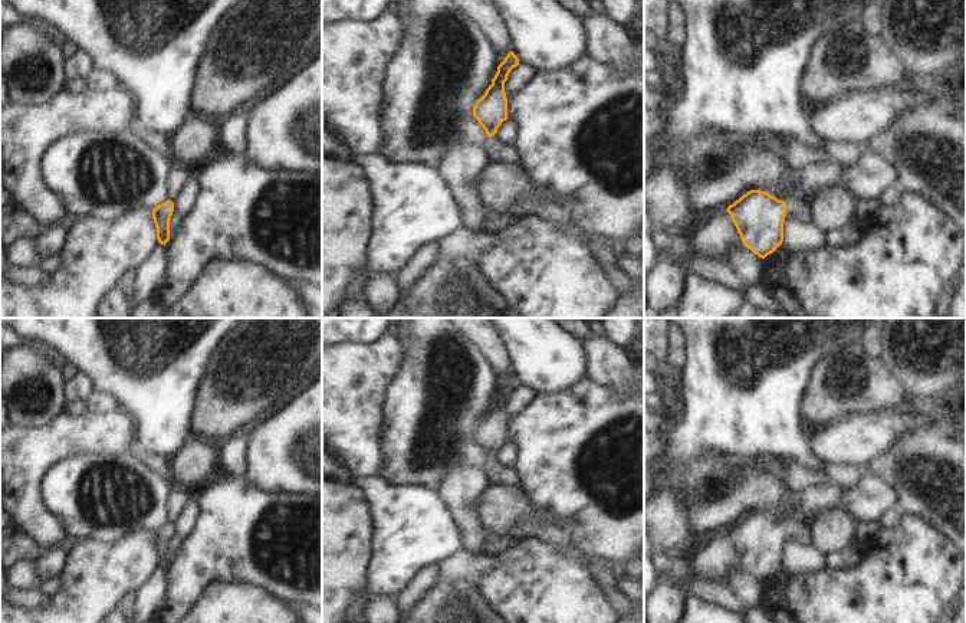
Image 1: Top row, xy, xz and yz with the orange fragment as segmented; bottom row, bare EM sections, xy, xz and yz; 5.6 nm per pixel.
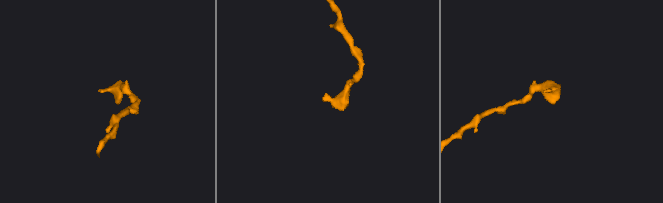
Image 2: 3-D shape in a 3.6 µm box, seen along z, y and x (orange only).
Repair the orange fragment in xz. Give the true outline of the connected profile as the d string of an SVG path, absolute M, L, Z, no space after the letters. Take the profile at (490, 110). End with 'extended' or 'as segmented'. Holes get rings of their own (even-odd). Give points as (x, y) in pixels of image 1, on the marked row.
M510 50L505 60L497 66L492 85L473 108L473 117L487 134L487 138L482 142L482 148L484 150L487 160L515 170L520 167L519 155L513 147L499 142L496 132L502 122L507 119L505 82L507 81L510 71L518 65L519 59Z | extended

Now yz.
M750 190L726 210L742 243L765 259L783 242L785 217L796 217L805 223L814 220L811 203L802 197L778 200L766 191Z | extended

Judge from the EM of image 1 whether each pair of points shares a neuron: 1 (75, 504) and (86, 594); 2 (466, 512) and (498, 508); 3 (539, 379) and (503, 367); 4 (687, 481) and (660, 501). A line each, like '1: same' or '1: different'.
1: different
2: different
3: different
4: different

